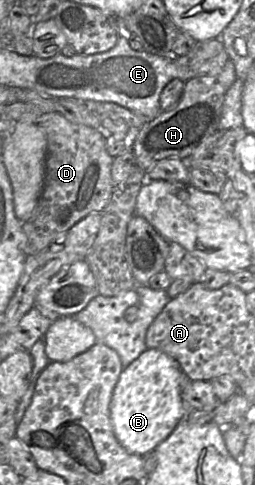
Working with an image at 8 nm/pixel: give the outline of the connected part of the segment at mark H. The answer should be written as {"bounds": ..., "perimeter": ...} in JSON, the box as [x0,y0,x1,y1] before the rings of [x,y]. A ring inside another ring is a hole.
{"bounds":[130,59,236,173],"perimeter":[[[229,59],[218,74],[198,76],[186,81],[174,108],[161,111],[130,136],[130,149],[136,165],[148,173],[162,159],[187,160],[201,143],[218,130],[224,96],[236,78],[235,66]]]}

